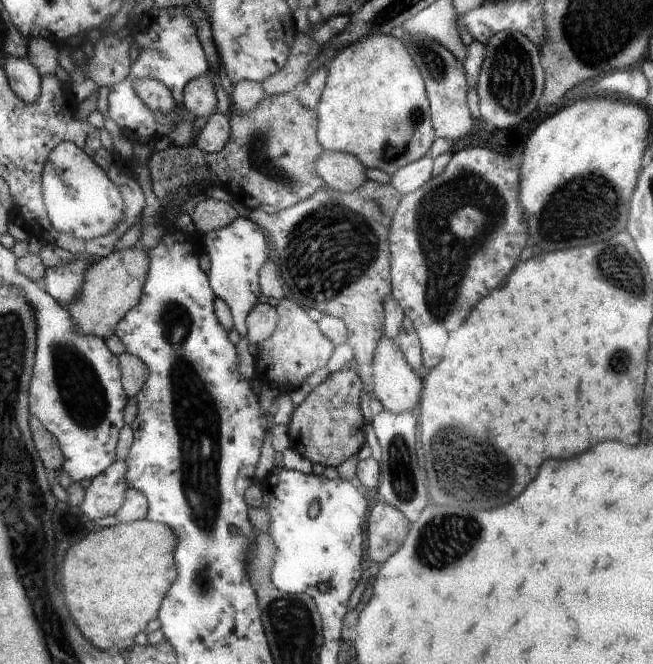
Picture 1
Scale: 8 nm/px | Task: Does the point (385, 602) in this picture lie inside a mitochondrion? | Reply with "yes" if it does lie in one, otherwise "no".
no

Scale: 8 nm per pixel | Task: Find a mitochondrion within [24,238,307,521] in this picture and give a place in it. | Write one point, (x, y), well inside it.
(82, 389)

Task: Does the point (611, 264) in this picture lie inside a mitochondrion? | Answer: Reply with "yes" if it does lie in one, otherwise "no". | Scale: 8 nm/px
yes

